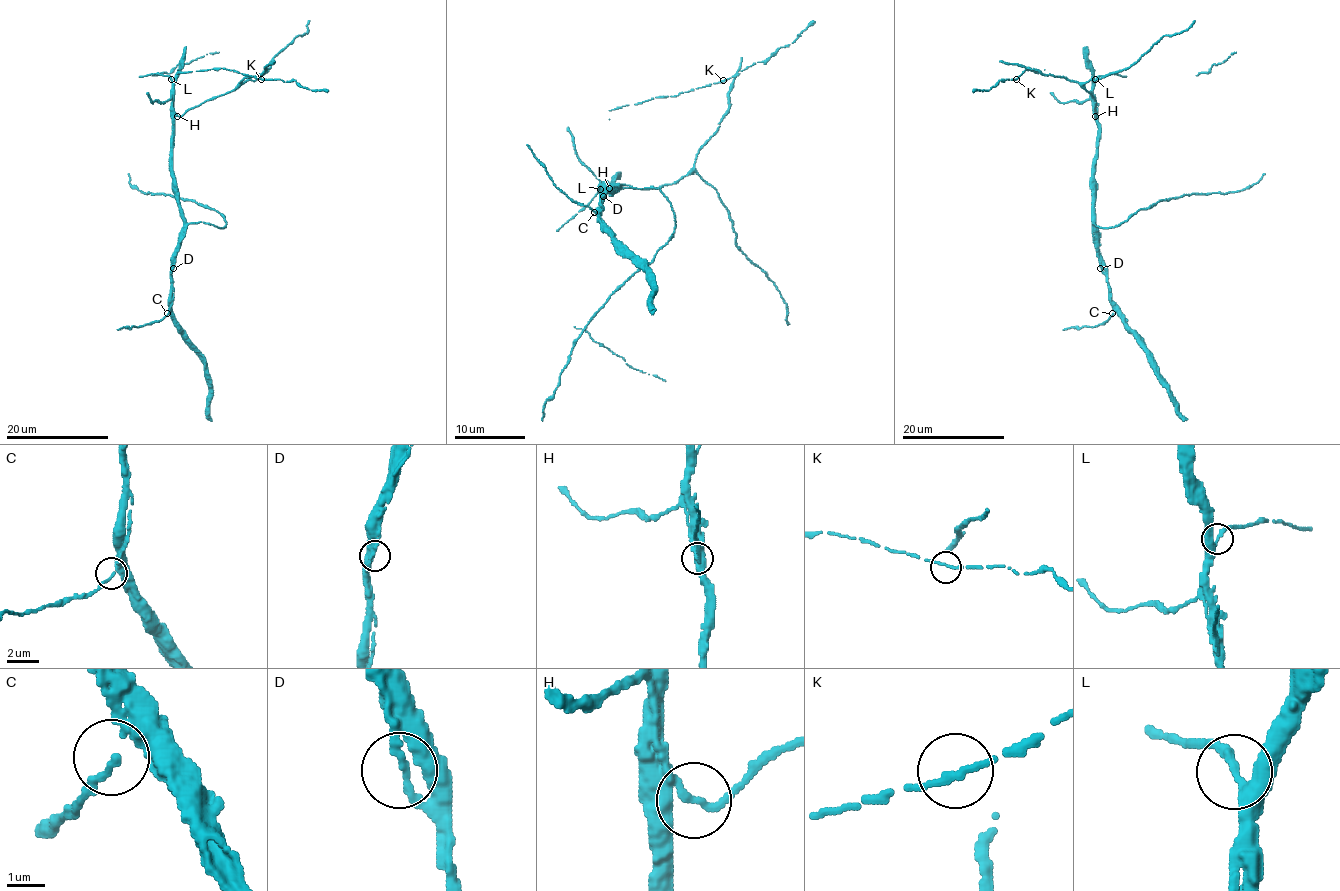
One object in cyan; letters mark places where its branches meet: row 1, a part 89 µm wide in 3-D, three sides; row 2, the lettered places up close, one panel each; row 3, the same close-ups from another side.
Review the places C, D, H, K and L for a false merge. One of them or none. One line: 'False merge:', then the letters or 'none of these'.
False merge: none of these

